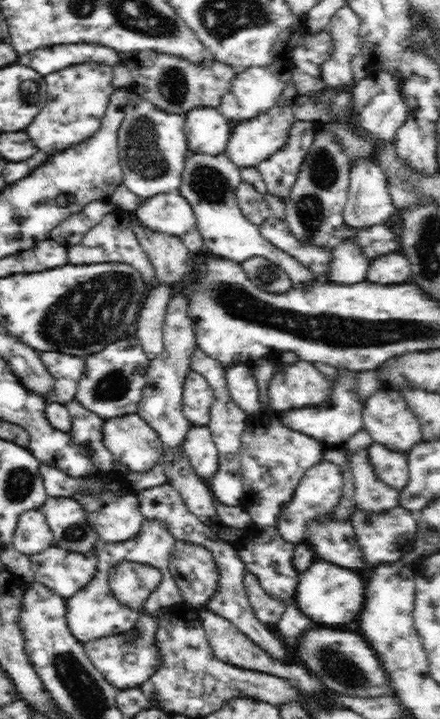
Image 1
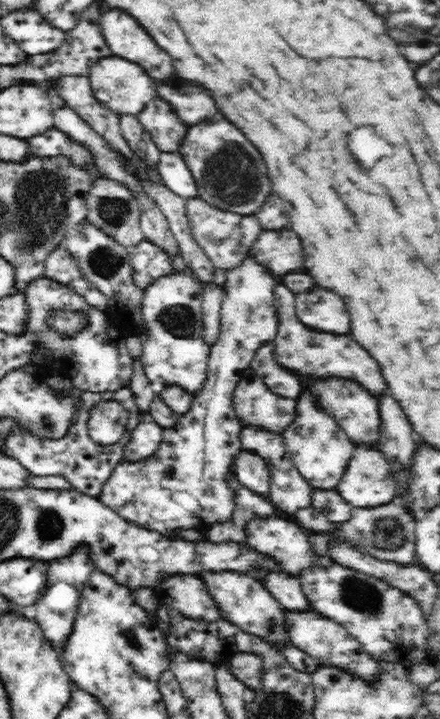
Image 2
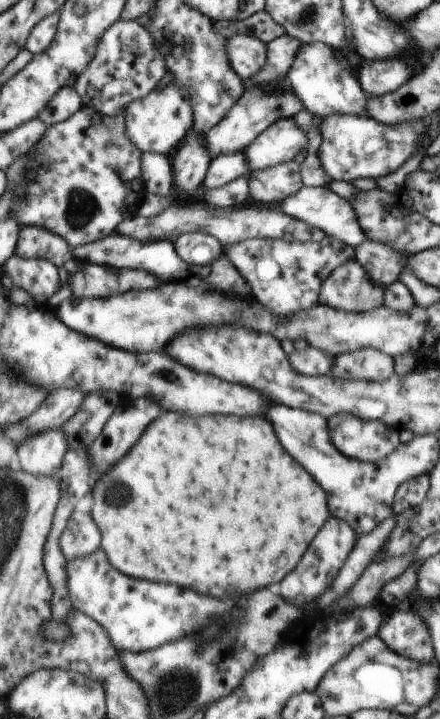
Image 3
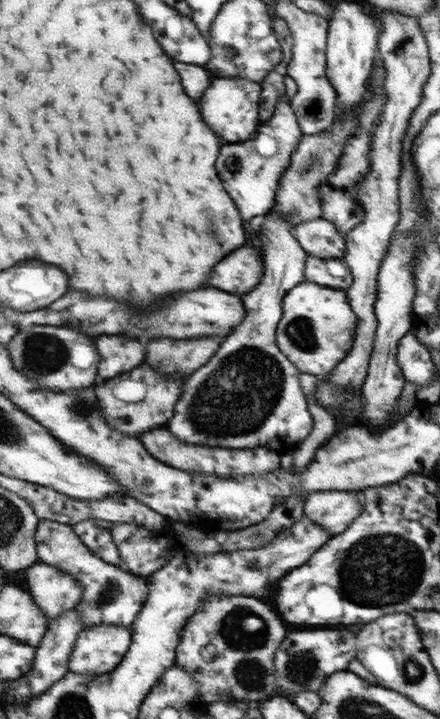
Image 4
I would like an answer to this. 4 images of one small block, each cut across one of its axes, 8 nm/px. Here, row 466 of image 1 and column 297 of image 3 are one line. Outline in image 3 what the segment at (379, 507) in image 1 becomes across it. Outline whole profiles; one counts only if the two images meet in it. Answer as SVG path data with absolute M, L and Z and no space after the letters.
M310 345L304 350L295 350L290 354L293 367L308 376L330 375L332 364L335 364L332 354Z

